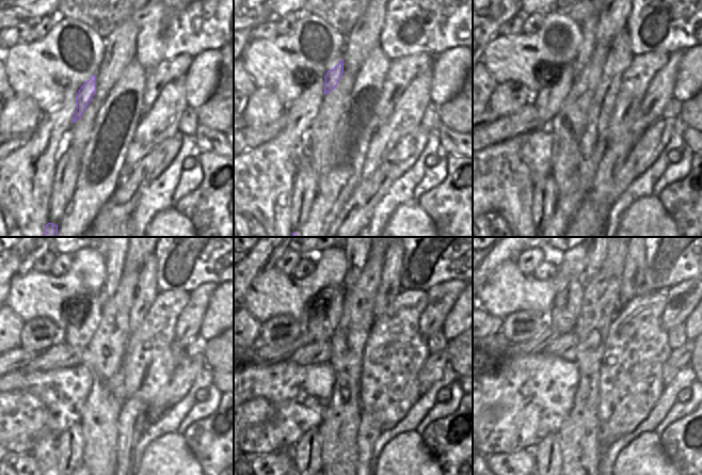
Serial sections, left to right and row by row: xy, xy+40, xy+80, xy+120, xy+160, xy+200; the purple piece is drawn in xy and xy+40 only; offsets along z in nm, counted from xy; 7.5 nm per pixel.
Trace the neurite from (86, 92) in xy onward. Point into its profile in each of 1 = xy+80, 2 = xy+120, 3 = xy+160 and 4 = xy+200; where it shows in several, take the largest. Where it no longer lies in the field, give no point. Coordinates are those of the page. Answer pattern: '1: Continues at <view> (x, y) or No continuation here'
1: Continues at xy+80 (588, 45)
2: Continues at xy+120 (114, 258)
3: Continues at xy+160 (355, 258)
4: Continues at xy+200 (595, 258)

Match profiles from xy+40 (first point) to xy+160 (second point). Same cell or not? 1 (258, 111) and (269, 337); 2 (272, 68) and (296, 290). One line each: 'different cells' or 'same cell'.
1: same cell
2: same cell

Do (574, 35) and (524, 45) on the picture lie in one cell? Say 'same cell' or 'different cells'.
same cell

